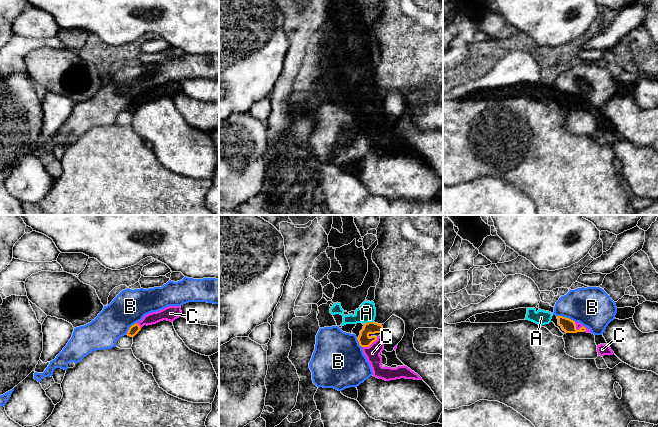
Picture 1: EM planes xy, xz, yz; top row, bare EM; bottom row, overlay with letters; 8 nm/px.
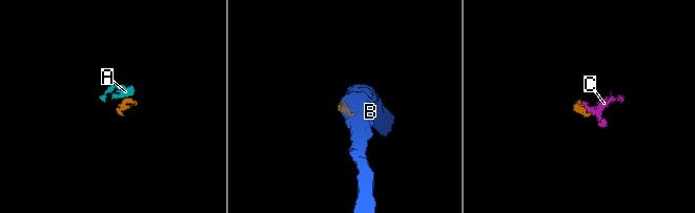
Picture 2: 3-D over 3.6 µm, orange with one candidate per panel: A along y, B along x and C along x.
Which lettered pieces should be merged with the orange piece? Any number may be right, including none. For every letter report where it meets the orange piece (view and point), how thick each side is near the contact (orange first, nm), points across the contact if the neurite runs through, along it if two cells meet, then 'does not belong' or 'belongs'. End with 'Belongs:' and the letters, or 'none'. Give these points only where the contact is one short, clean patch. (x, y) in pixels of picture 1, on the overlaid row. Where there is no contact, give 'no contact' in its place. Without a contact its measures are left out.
A: contact xz (368, 322); calibres 100 and 150 nm; way xz (364, 340), (368, 322), (366, 313); belongs
B: contact yz (565, 317); calibres 110 and 320 nm; border yz (557, 315), (562, 315), (575, 321); does not belong
C: contact xz (370, 344); calibres 100 and 120 nm; way xz (364, 340), (370, 344), (372, 353); belongs
Belongs: A, C

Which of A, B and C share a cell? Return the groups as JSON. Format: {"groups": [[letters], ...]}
{"groups": [["A", "C"], ["B"]]}

